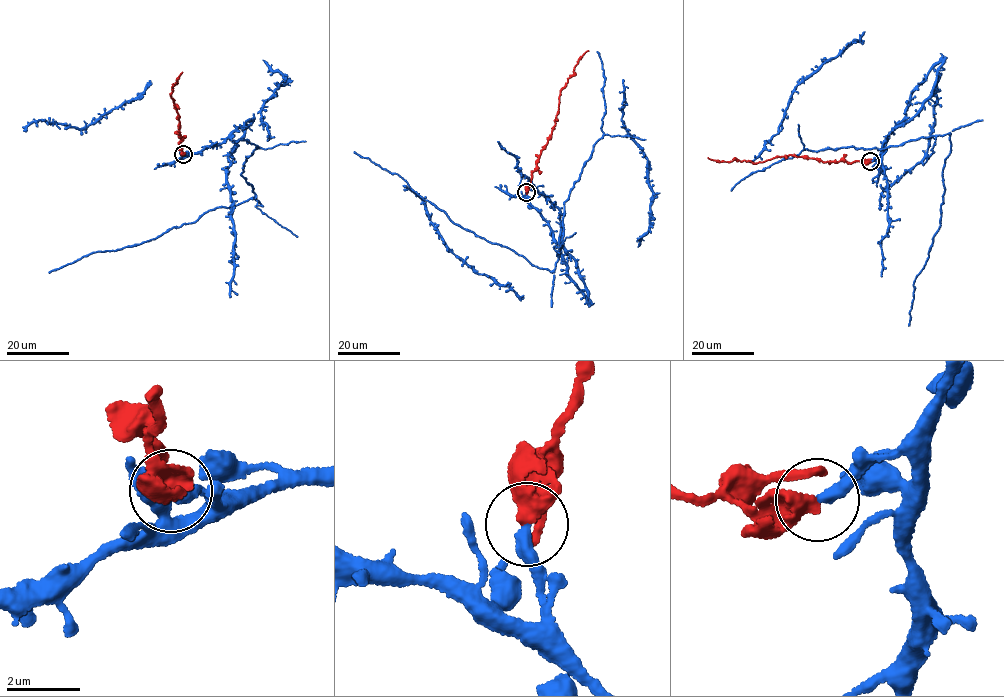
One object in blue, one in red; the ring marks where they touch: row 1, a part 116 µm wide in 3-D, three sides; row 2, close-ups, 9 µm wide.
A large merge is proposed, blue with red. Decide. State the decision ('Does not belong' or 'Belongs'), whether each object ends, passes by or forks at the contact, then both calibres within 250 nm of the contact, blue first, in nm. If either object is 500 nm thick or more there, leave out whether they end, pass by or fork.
Does not belong. At the ring blue ends. At the ring red ends. Thickness 360 nm (blue) against 480 nm

